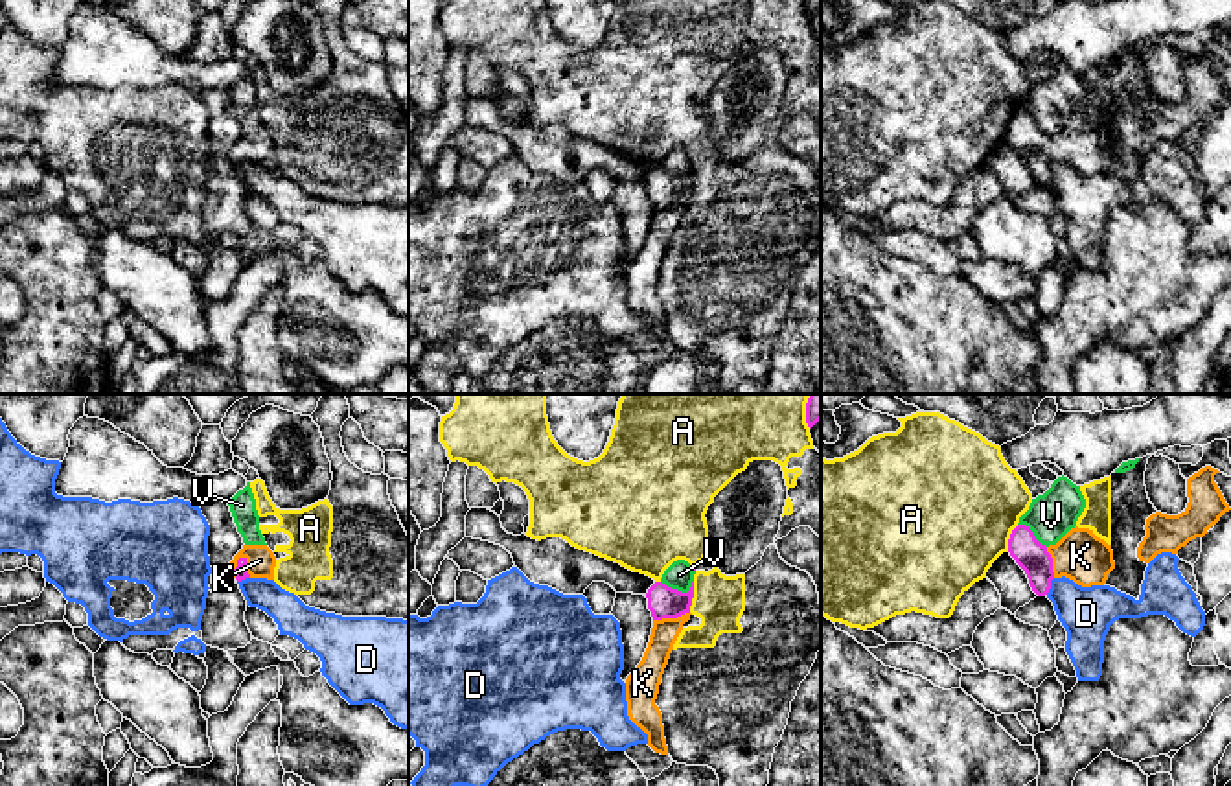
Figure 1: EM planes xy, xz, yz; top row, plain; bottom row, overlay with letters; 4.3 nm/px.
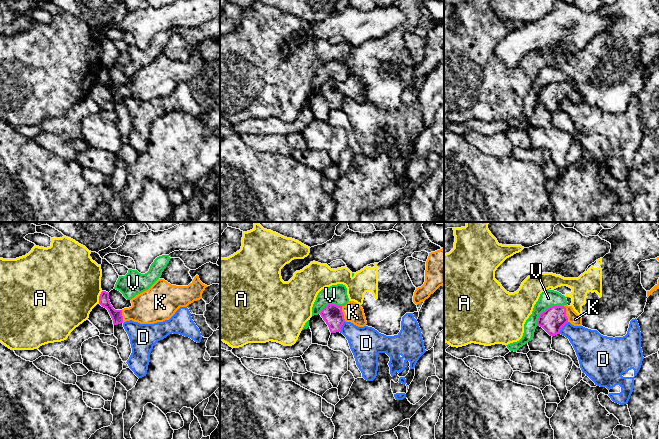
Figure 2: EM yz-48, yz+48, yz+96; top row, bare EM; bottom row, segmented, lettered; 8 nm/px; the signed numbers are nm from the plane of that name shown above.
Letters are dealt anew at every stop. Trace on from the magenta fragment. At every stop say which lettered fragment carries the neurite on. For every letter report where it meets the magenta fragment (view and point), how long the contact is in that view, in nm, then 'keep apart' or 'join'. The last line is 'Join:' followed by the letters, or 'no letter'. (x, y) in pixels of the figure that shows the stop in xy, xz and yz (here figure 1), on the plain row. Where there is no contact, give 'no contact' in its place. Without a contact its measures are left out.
A: meets magenta in xz at (692, 184); contact 140 nm long; keep apart
D: meets magenta in yz at (1049, 173); contact 90 nm long; keep apart
K: meets magenta in xy at (245, 151); contact 110 nm long; join
V: meets magenta in xz at (676, 177); contact 150 nm long; keep apart
Join: K

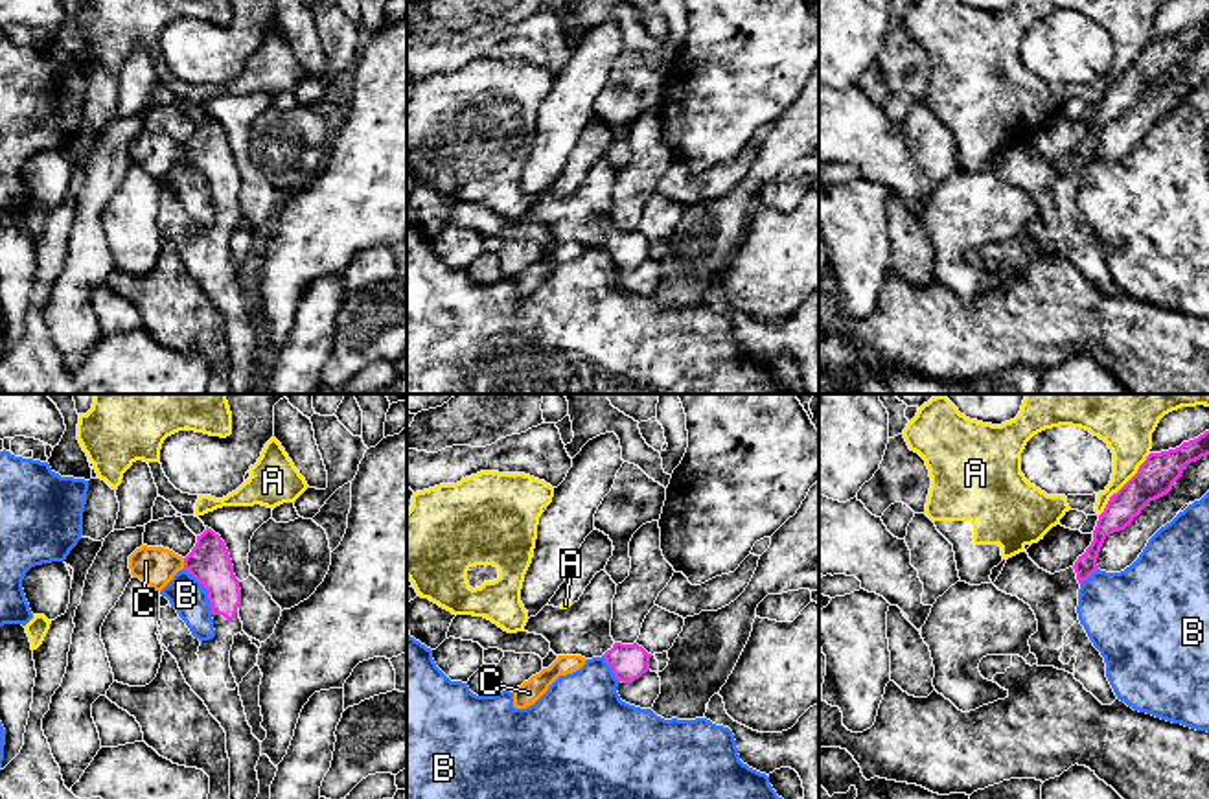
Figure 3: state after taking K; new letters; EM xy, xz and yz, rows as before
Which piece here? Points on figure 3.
A: meets magenta in yz at (1125, 72); contact 360 nm long; keep apart
B: meets magenta in xy at (207, 179); contact 240 nm long; keep apart
C: meets magenta in xy at (184, 151); contact 50 nm long; keep apart
Join: no letter

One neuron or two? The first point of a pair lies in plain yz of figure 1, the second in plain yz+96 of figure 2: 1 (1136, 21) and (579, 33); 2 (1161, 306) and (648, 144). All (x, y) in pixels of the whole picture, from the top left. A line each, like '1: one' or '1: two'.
1: one
2: two

